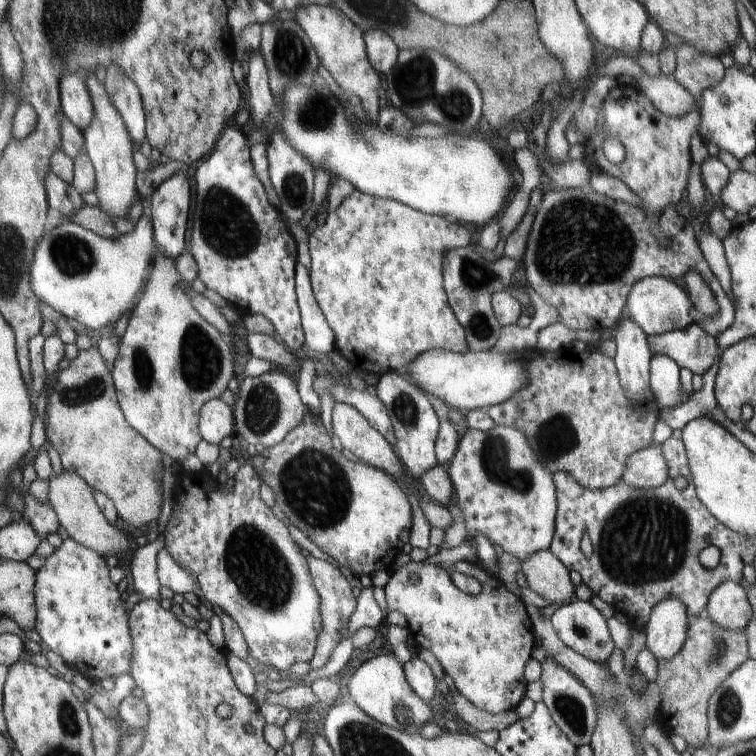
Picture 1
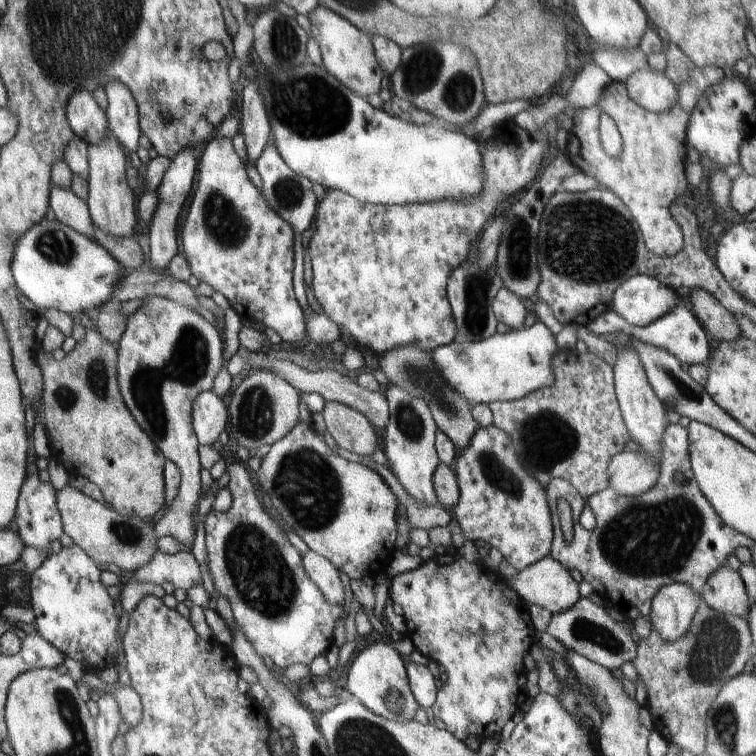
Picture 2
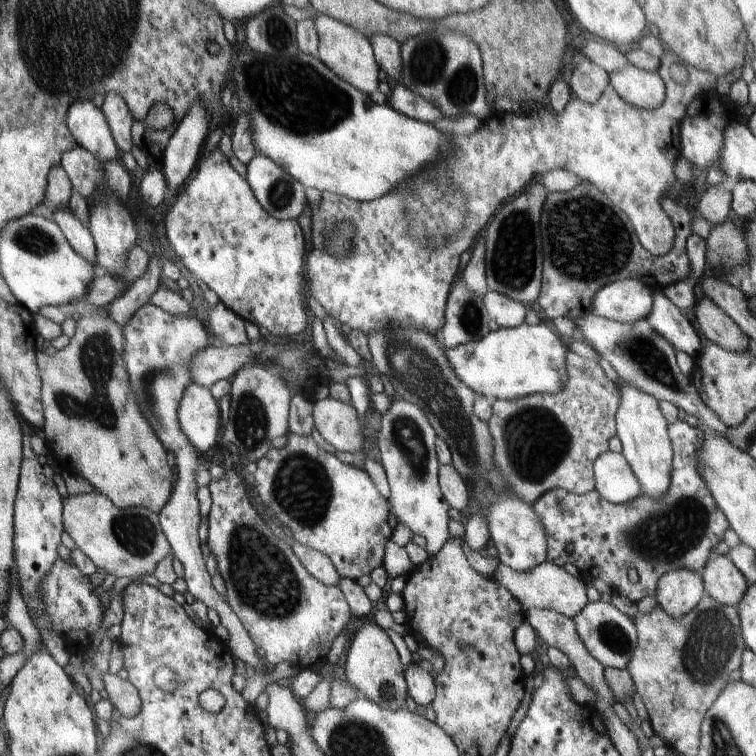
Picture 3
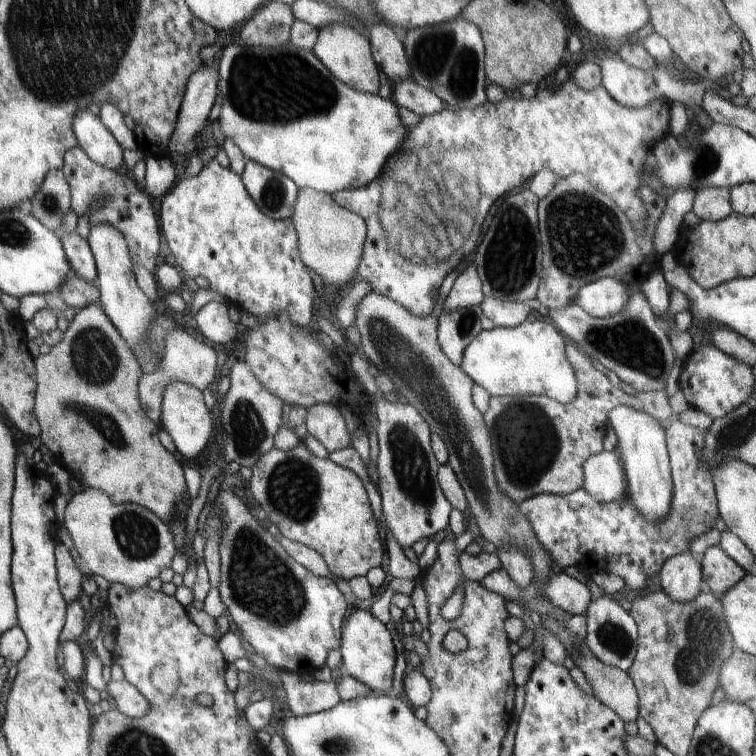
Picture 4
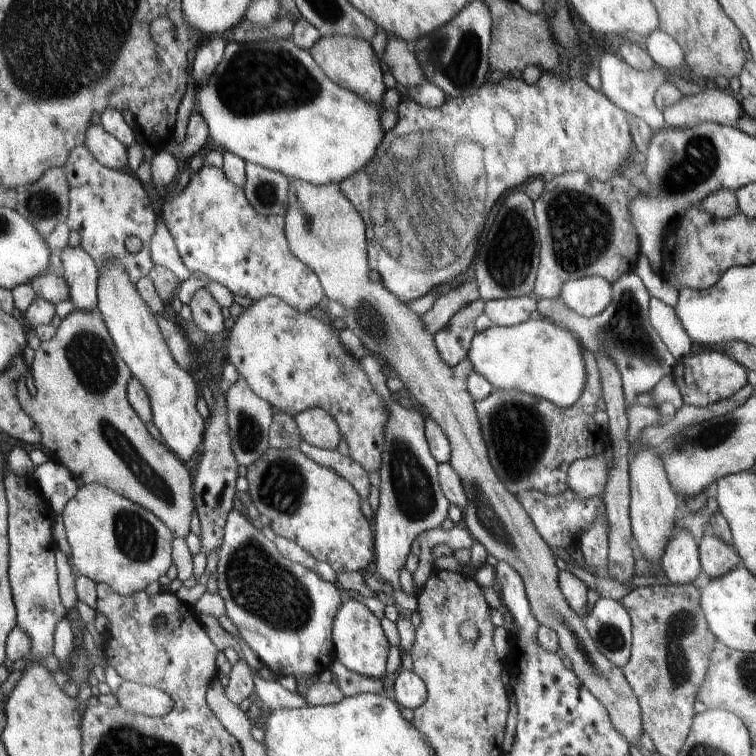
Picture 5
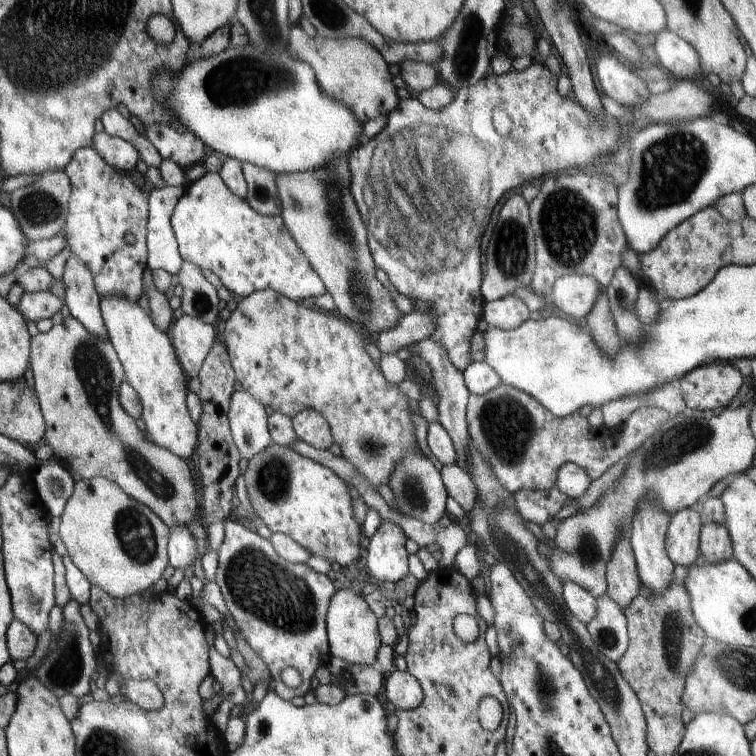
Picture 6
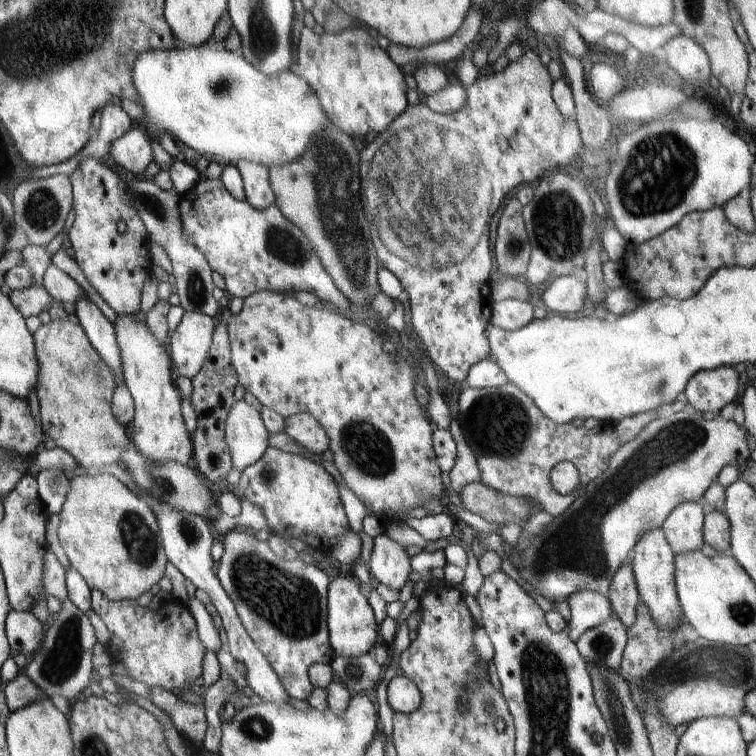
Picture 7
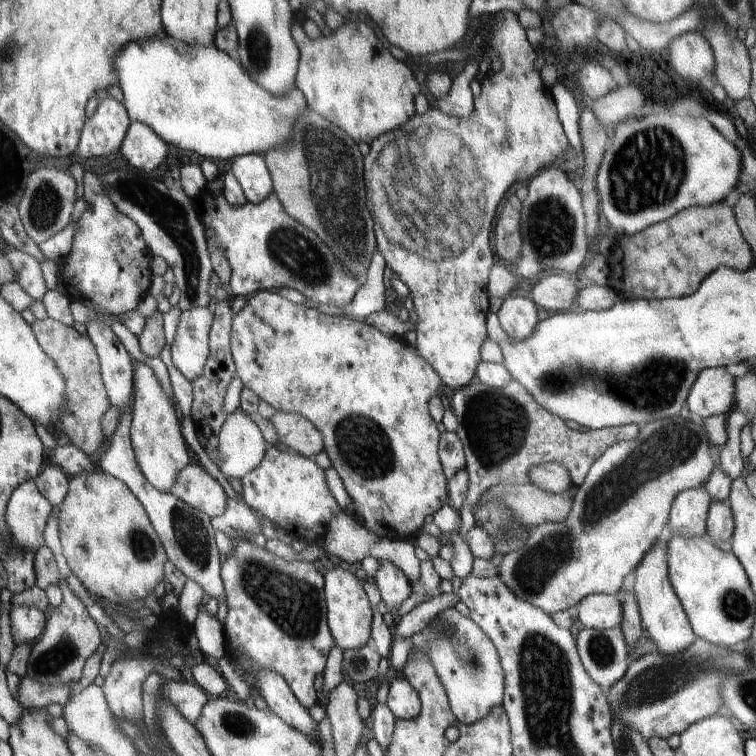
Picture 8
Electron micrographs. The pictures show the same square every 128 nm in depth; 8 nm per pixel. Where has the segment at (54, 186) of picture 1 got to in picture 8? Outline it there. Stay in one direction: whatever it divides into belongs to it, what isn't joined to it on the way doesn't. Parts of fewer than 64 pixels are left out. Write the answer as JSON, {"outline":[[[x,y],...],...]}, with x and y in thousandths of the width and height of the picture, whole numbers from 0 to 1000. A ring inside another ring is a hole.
{"outline":[[[119,423],[114,429],[115,446],[124,455],[134,481],[134,497],[143,519],[146,536],[156,540],[159,561],[146,579],[146,590],[130,610],[130,618],[138,626],[159,635],[184,660],[190,676],[198,684],[204,702],[209,706],[216,721],[221,741],[228,743],[247,766],[259,770],[279,791],[292,794],[299,790],[291,757],[295,737],[287,725],[284,700],[279,685],[266,676],[251,671],[228,652],[214,652],[202,646],[183,619],[177,597],[173,589],[173,532],[176,530],[177,512],[175,508],[176,489],[172,468],[167,464],[159,448],[151,442],[146,431]]]}

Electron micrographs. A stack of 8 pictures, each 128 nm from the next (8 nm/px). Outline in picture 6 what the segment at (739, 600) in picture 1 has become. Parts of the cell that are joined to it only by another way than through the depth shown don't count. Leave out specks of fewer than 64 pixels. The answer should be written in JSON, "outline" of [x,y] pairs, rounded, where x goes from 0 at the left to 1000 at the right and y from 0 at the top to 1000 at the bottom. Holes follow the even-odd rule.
{"outline":[[[934,688],[927,697],[925,712],[926,733],[934,737],[937,745],[948,746],[970,741],[970,724],[958,693]]]}

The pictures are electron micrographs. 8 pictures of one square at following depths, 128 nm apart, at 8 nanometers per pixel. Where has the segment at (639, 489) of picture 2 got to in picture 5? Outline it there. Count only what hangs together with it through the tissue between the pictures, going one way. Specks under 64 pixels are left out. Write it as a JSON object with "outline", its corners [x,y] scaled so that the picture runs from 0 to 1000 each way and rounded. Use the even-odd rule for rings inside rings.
{"outline":[[[798,601],[786,606],[765,607],[751,619],[751,643],[770,659],[791,659],[804,640],[803,611]]]}

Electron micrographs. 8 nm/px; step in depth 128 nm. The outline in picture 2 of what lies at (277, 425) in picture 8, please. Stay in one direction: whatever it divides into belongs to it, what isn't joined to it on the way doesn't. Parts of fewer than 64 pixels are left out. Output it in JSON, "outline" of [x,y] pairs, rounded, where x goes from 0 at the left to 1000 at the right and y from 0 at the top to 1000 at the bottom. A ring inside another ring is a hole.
{"outline":[[[431,530],[425,550],[431,569],[447,591],[479,603],[491,603],[500,593],[496,566],[476,542],[447,532]]]}

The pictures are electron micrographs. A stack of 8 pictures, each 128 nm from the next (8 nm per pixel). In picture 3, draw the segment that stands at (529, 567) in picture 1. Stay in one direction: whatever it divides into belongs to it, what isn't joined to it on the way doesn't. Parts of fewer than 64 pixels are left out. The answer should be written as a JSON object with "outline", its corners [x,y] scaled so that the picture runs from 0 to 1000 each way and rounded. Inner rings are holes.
{"outline":[[[724,742],[709,749],[701,758],[688,758],[661,745],[651,767],[672,780],[688,796],[693,810],[704,804],[729,806],[745,815],[759,817],[779,799],[771,766],[759,765],[745,750]]]}

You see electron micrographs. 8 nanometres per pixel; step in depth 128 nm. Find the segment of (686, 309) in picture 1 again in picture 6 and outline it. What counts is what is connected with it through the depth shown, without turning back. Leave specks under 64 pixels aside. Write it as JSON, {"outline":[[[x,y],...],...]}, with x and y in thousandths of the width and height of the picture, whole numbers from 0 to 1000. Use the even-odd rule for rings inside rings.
{"outline":[[[747,364],[731,374],[728,397],[735,414],[767,422],[784,410],[795,384],[783,365]]]}

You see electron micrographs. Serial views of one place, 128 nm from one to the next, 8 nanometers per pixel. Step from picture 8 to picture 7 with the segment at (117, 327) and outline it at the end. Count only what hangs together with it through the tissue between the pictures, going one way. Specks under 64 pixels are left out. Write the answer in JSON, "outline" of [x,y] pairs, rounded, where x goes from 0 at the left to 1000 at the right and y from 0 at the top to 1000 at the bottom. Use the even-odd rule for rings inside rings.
{"outline":[[[79,329],[70,339],[69,349],[71,349],[79,358],[93,365],[95,370],[103,373],[120,398],[128,405],[135,415],[140,418],[140,422],[149,430],[153,430],[156,417],[143,405],[143,402],[140,402],[140,399],[138,399],[138,397],[135,397],[135,394],[132,394],[132,392],[130,392],[127,384],[119,378],[119,374],[114,370],[111,361],[106,357],[106,353],[101,349],[98,343],[94,343],[86,332]]]}

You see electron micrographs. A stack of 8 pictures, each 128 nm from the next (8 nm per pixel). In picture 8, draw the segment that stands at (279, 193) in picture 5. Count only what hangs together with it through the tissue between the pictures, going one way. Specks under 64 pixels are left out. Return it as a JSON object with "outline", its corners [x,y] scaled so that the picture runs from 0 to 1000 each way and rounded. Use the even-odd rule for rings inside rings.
{"outline":[[[345,204],[312,206],[307,230],[317,242],[328,267],[344,270],[361,253],[361,241]]]}

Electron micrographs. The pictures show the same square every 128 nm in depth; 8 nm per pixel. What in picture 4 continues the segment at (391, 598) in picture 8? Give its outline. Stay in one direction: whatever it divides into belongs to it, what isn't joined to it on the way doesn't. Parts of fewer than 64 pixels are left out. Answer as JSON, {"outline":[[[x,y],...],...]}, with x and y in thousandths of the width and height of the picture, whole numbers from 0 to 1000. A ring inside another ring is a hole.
{"outline":[[[476,466],[462,470],[468,496],[493,521],[500,558],[501,601],[499,608],[499,649],[505,659],[505,675],[516,706],[530,725],[545,722],[557,712],[571,712],[577,704],[594,698],[593,685],[599,669],[586,655],[578,624],[581,611],[570,593],[571,574],[561,552],[541,533],[511,532],[497,508],[496,491]]]}

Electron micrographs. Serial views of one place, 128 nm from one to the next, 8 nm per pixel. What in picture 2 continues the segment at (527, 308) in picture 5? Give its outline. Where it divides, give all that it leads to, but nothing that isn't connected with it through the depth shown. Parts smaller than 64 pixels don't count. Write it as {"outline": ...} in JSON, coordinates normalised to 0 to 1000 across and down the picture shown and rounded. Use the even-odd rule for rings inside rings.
{"outline":[[[663,380],[652,396],[649,410],[656,425],[667,427],[676,435],[690,435],[697,418],[696,405],[668,380]]]}

